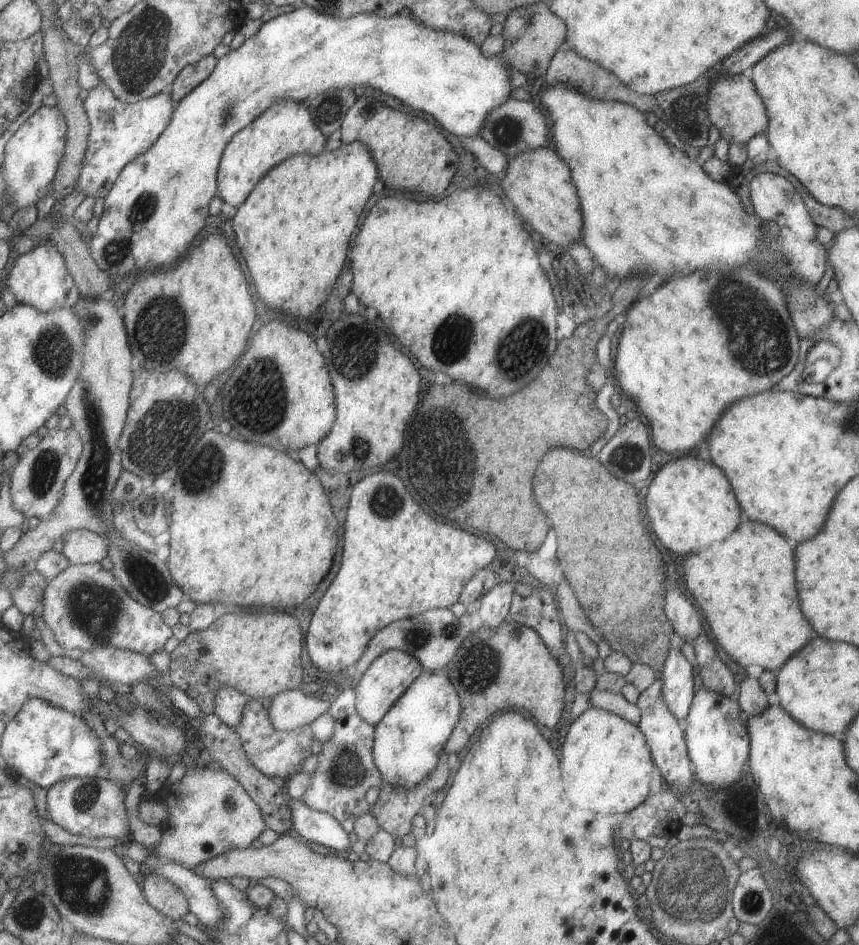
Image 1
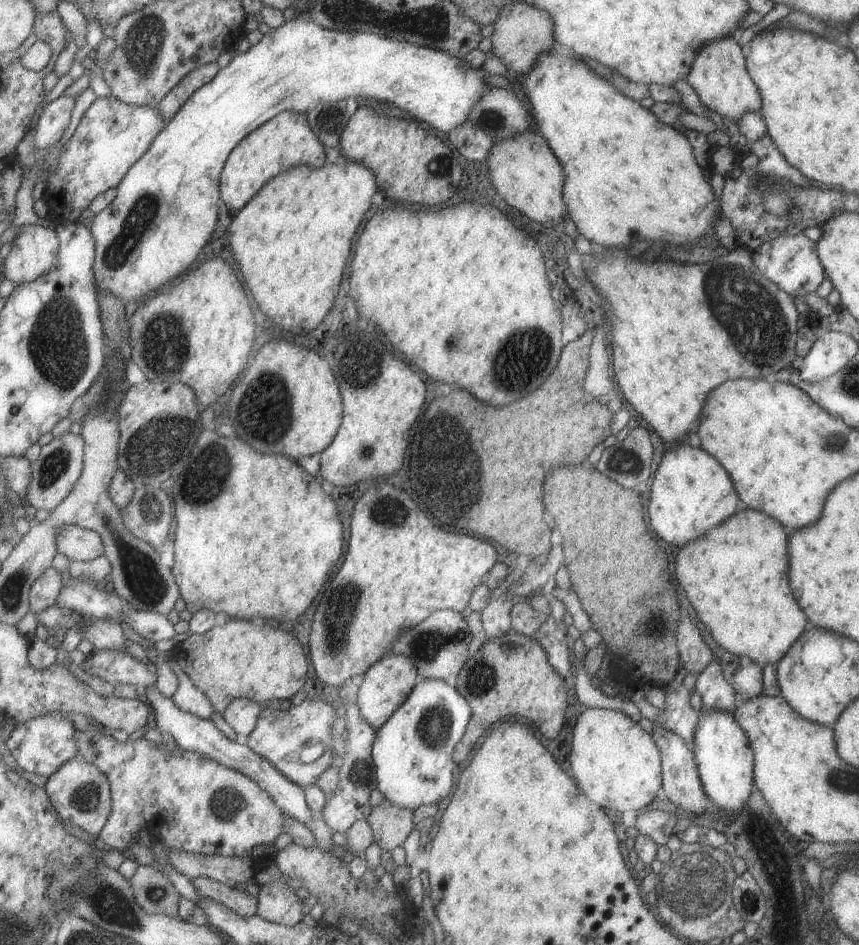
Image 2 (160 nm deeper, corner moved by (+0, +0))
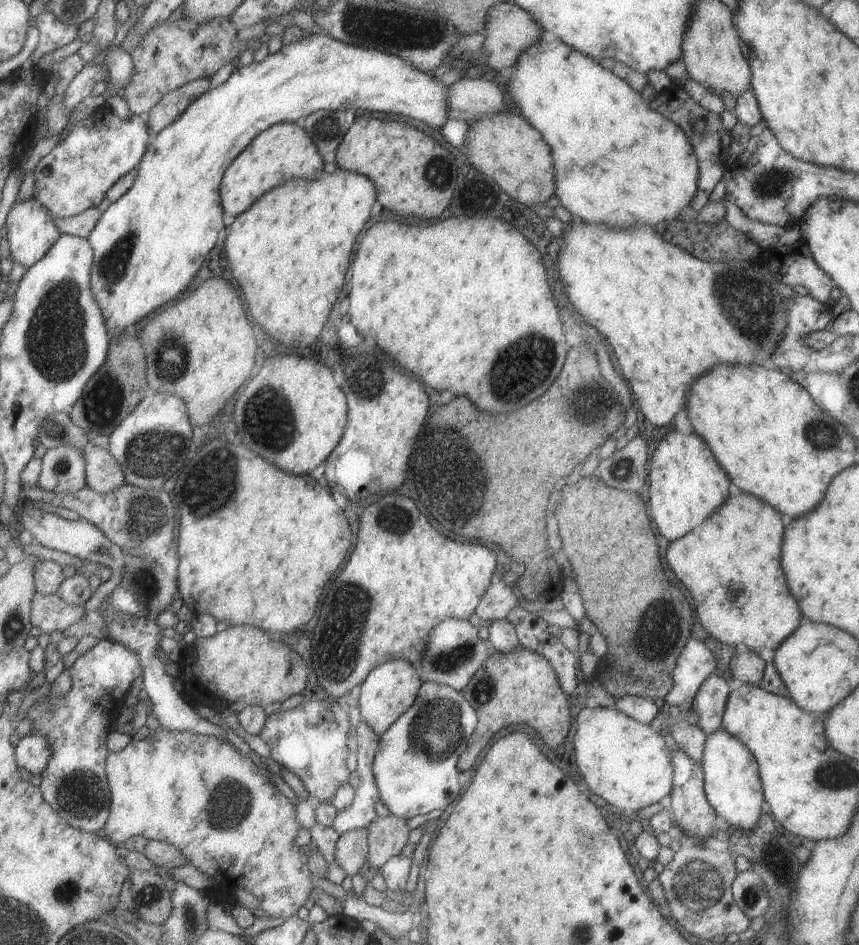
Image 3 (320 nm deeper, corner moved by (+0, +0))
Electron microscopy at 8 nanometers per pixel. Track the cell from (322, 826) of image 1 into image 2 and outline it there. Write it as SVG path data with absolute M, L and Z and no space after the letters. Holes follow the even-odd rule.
M157 683L149 685L146 692L156 714L157 729L161 732L170 733L177 746L213 757L213 760L218 763L247 773L265 790L268 790L277 801L277 804L293 819L306 824L311 818L315 819L317 817L307 804L304 787L290 781L268 758L255 752L242 738L231 740L229 736L225 736L221 730L218 730L210 719L200 718L195 714L191 714L191 712L181 710L172 697L161 692Z

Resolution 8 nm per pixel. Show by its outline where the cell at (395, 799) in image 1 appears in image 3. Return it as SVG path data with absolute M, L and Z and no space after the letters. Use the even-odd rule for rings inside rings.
M393 814L379 816L367 828L370 835L368 865L380 870L389 862L389 858L400 855L401 848L408 843L410 831L406 821Z

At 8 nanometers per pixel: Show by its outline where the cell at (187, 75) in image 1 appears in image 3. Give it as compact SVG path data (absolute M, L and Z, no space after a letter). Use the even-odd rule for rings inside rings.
M203 76L203 78L193 80L182 88L169 92L160 101L160 104L157 104L157 107L149 113L150 117L147 122L152 138L159 135L159 132L165 130L167 126L176 122L185 114L191 102L194 102L199 96L203 96L209 90L211 90L211 76Z

